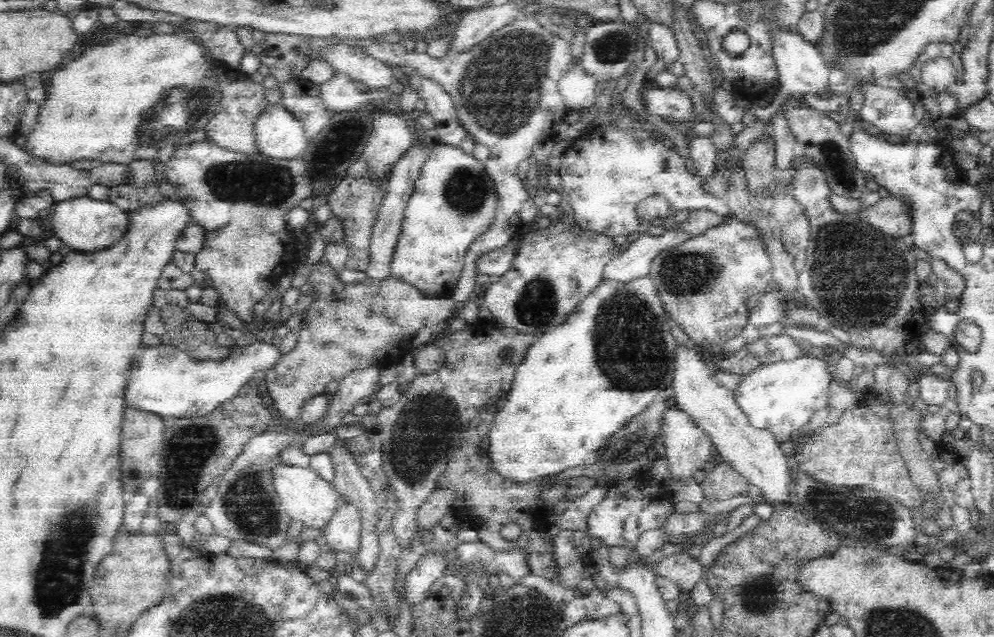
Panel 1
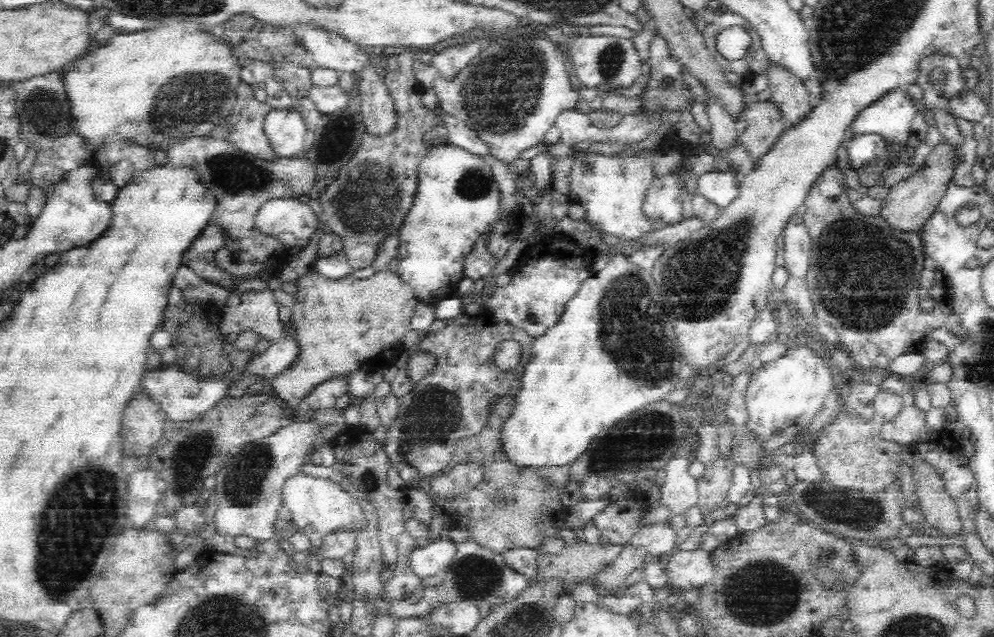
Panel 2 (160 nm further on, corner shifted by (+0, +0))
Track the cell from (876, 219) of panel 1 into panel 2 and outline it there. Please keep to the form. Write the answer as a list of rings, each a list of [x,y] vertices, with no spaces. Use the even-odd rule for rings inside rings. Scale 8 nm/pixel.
[[[942,142],[934,148],[934,151],[926,158],[928,169],[910,175],[906,180],[892,186],[888,196],[884,198],[879,218],[886,221],[892,228],[904,232],[916,232],[938,206],[942,196],[946,194],[947,185],[952,182],[954,176],[954,160],[956,160],[956,148],[950,148]]]

